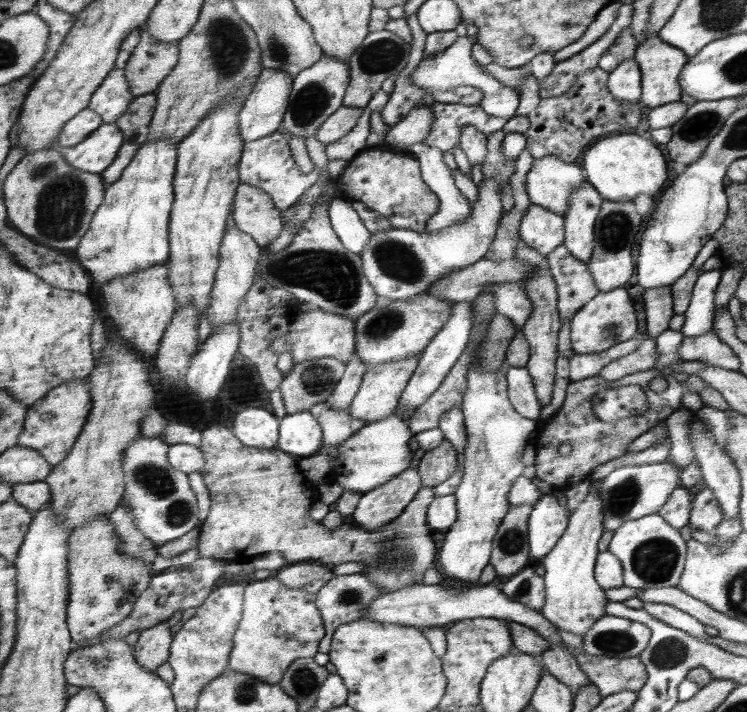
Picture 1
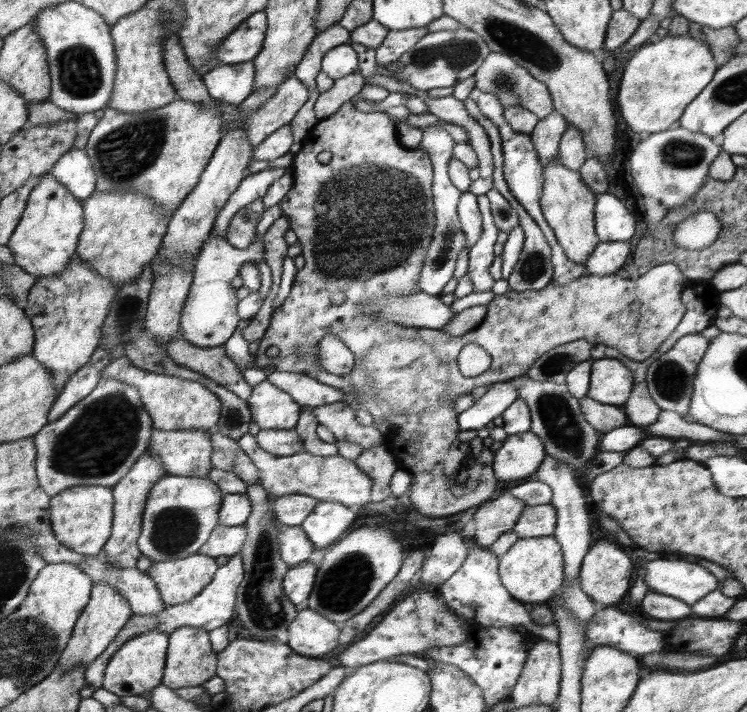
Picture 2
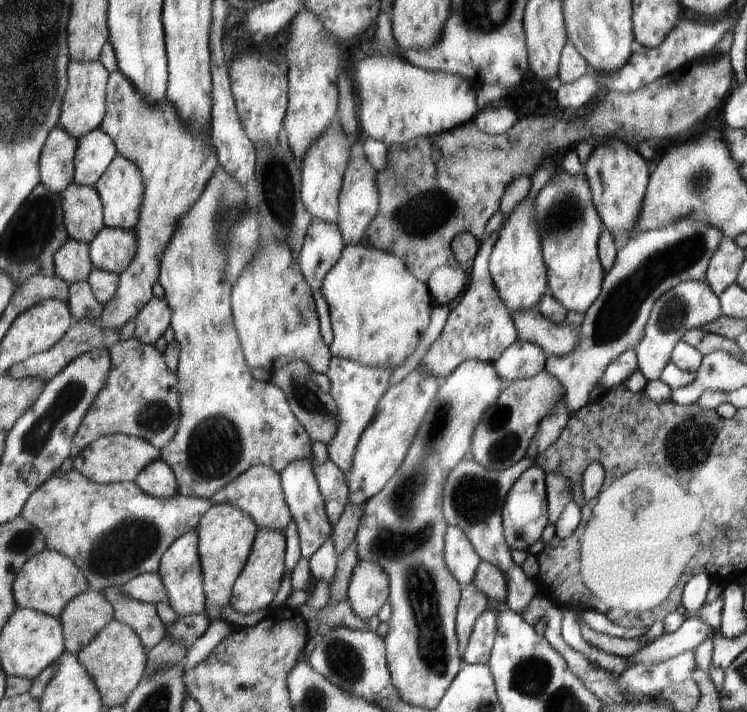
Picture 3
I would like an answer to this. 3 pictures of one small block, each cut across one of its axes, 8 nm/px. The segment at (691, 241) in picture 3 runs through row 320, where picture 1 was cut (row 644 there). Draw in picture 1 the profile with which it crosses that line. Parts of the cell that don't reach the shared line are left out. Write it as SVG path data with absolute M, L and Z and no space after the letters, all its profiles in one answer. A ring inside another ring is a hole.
M603 616L582 636L582 648L591 656L621 660L638 656L649 637L649 628L640 622Z

